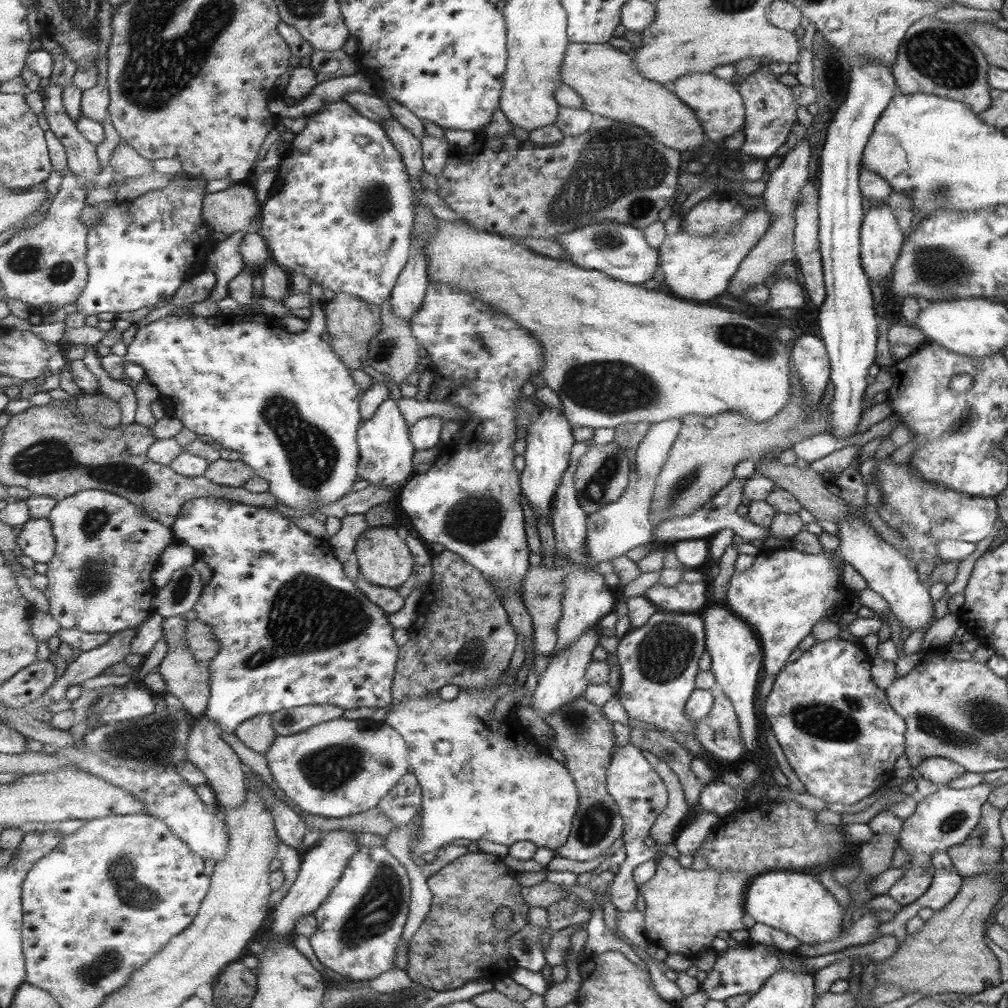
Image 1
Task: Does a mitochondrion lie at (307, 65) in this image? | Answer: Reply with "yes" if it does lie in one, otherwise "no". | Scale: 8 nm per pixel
no

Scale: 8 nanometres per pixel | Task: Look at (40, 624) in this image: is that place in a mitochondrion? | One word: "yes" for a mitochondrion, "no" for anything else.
no

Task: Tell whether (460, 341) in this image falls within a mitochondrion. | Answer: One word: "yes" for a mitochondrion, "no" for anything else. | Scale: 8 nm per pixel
no

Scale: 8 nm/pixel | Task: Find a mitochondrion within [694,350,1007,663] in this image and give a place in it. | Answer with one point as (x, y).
(965, 419)

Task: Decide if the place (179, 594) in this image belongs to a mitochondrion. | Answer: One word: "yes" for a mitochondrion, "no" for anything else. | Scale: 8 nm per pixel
yes

